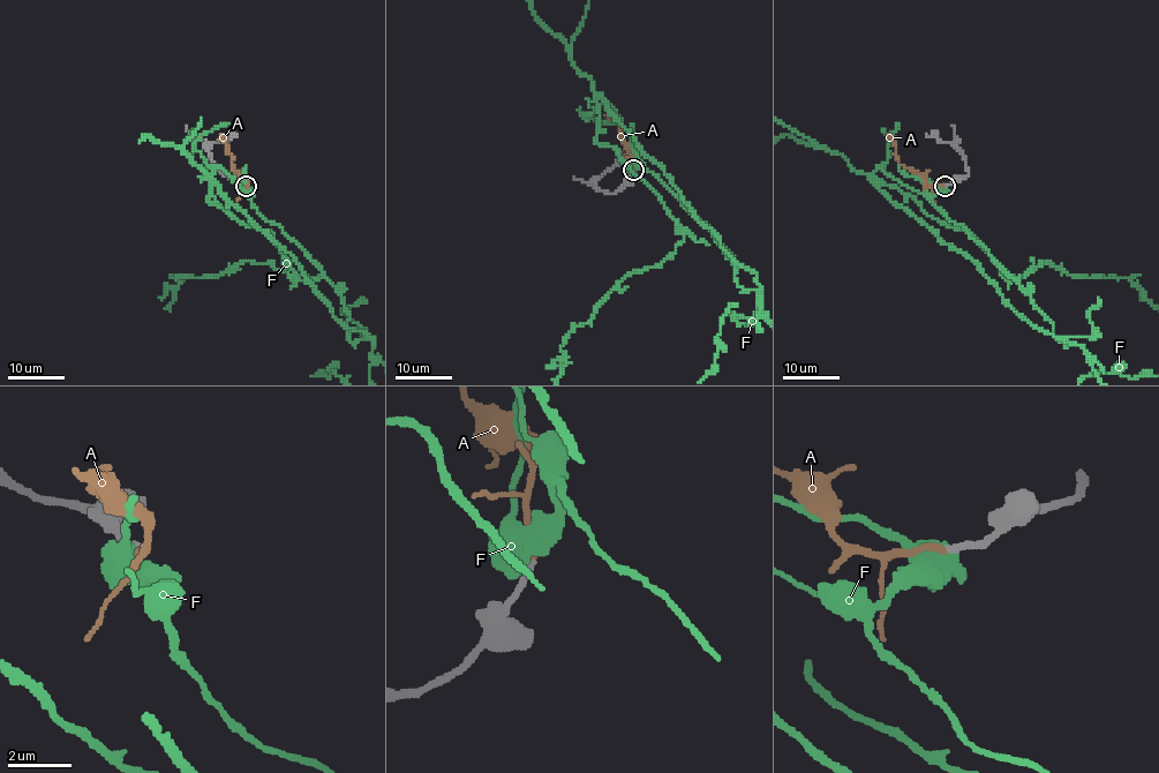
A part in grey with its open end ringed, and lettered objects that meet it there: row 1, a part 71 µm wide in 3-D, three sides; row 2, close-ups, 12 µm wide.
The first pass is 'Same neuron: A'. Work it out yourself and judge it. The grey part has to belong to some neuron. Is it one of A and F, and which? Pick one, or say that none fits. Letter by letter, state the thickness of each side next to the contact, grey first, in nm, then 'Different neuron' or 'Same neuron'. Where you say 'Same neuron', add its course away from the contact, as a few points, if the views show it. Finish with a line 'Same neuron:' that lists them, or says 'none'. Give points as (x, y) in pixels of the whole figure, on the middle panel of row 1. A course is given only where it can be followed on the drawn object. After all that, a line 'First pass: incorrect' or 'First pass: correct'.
A: Thickness 220 nm (grey) against 220 nm. Same neuron
F: Thickness 240 nm (grey) against 850 nm. Different neuron
Same neuron: A
First pass: correct

